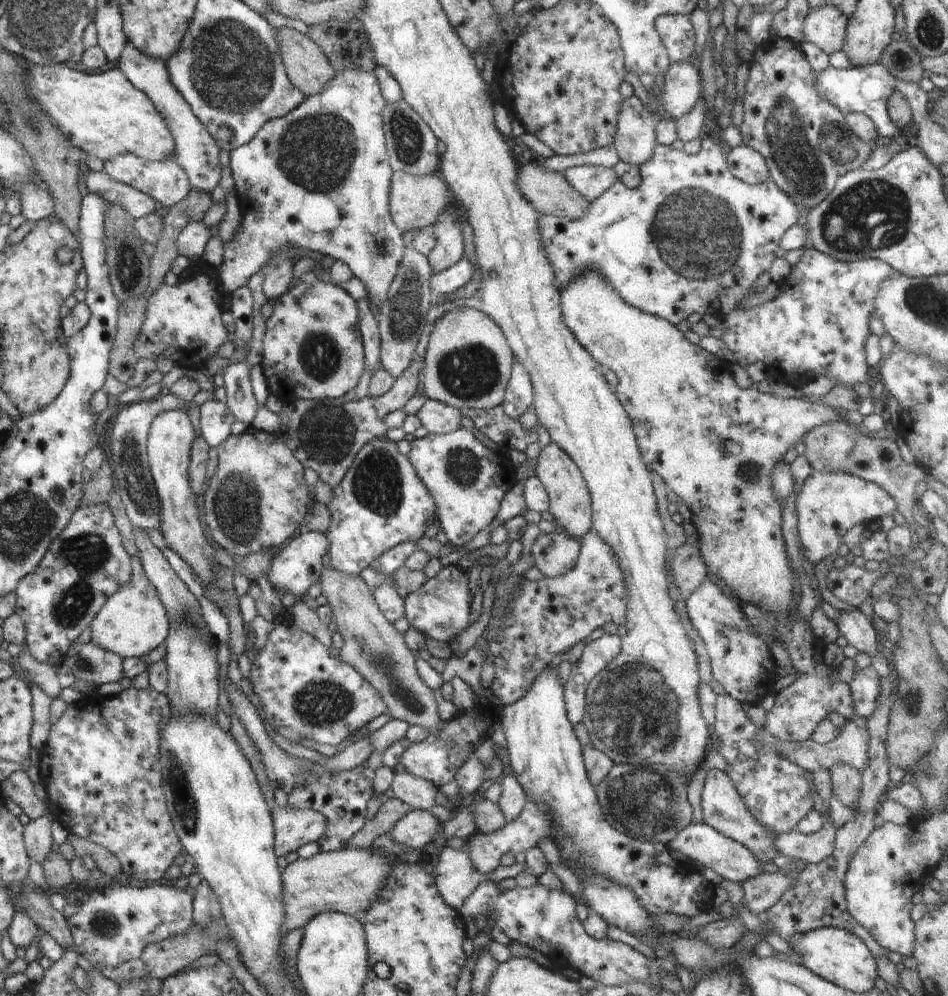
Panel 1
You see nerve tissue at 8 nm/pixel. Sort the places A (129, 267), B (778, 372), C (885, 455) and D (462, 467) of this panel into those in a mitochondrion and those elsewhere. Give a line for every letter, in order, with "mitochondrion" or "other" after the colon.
A: mitochondrion
B: other
C: other
D: mitochondrion

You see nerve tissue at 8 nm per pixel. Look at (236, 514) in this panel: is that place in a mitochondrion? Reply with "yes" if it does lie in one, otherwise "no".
yes

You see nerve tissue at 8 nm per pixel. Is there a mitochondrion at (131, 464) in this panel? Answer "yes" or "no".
yes

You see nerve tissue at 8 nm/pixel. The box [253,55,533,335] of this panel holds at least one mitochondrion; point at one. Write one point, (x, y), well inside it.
(316, 152)

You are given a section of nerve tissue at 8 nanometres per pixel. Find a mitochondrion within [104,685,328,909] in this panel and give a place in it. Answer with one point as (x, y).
(187, 807)

